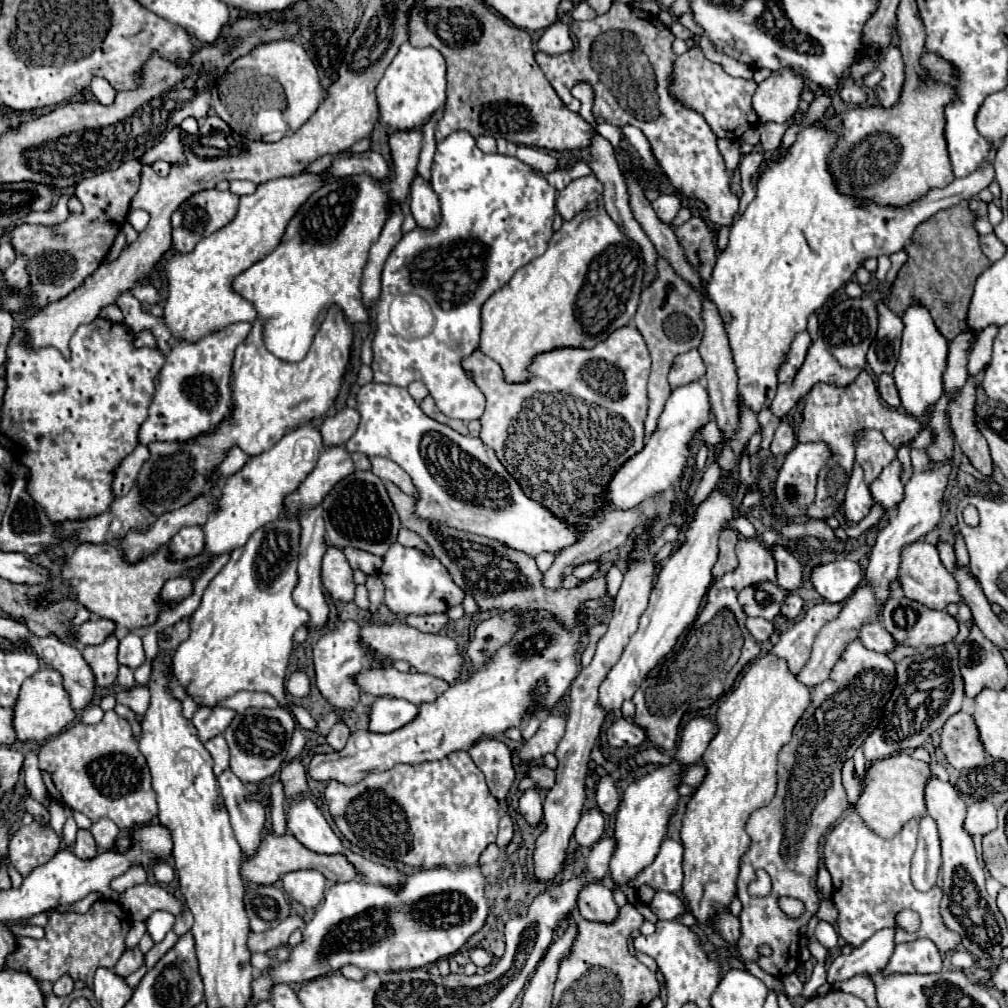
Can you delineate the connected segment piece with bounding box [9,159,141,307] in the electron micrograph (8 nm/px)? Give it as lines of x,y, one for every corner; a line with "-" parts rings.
137,159
123,163
115,171
107,171
77,183
75,195
83,201
83,213
71,213
69,219
57,227
21,225
9,231
9,241
19,255
29,257
31,267
31,307
45,307
47,303
67,297
71,291
83,285
83,281
103,263
111,243
121,229
129,211
131,197
139,189
141,163

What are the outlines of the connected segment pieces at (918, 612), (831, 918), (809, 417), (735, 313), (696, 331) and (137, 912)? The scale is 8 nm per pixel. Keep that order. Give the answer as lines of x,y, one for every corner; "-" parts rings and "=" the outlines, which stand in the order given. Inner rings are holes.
901,591
891,593
889,601
885,603
885,607
881,611
881,623
895,637
897,643
911,645
911,647
943,645
943,643
953,641
957,635
957,621
949,613
935,611
935,609
929,609
929,607
917,603
917,601
911,601
=
823,899
821,901
821,907
819,907
819,911
817,911
817,917
821,919
821,921
827,921
827,923
837,923
837,915
839,915
839,911
835,911
835,905
831,903
831,901
827,901
827,899
=
863,371
851,385
847,387
835,387
829,383
817,383
805,397
805,409
803,409
803,423
797,432
797,441
808,443
813,441
827,441
831,449
831,461
821,469
819,481
817,481
817,495
811,507
807,509
809,519
827,519
837,513
839,505
843,505
847,481
851,477
851,467
855,461
855,443
857,443
857,431
865,429
877,429
885,435
885,439
897,449
899,445
907,445
913,441
913,437
921,431
921,423
909,415
901,415
899,411
881,405
879,391
869,377
867,371
=
839,115
815,121
813,125
807,125
799,131
795,143
785,153
779,153
765,161
765,169
757,179
757,195
749,203
741,219
733,223
729,245
723,253
719,253
713,277
707,285
709,299
717,305
721,319
725,323
725,331
731,341
737,375
739,375
739,397
755,413
771,405
777,389
777,367
785,361
789,343
793,341
795,333
807,327
809,315
817,311
829,299
831,293
835,293
841,285
853,279
855,269
865,259
879,255
893,255
901,251
919,223
933,217
937,211
959,203
961,199
975,197
995,177
993,153
997,151
997,145
993,143
993,151
987,163
977,173
963,179
955,179
947,187
931,189
927,195
903,207
883,207
875,201
839,193
837,183
827,167
829,153
835,149
835,143
841,137
839,131
841,131
=
657,259
657,271
659,277
651,283
651,287
643,289
641,293
641,305
633,317
635,327
641,331
649,353
651,353
651,375
649,375
649,413
645,419
645,437
649,439
655,433
659,415
663,411
663,403
667,401
667,395
671,393
671,387
667,383
667,373
671,369
671,363
675,355
685,353
693,347
699,347
703,339
703,319
701,319
701,295
697,289
689,287
665,259
=
143,883
127,889
119,895
119,903
127,911
127,915
131,915
133,921
145,921
151,913
159,909
169,911
173,915
179,915
183,911
183,901
157,883

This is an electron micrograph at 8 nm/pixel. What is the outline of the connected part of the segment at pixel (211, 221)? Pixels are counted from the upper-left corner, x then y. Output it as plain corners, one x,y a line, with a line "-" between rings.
205,189
199,191
195,195
191,195
191,199
183,201
179,205
179,209
171,215
171,225
173,225
173,249
179,253
189,253
193,251
193,247
205,239
207,235
219,231
221,227
225,227
227,223
233,221
235,213
237,213
237,205
239,205
239,197
229,193
229,191
217,191
217,189

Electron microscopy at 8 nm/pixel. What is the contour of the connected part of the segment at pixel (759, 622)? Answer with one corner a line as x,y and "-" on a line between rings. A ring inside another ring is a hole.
747,617
745,619
745,627
749,629
749,633
755,637
755,641
765,641
775,633
775,627
771,621
767,619
759,619
759,617

